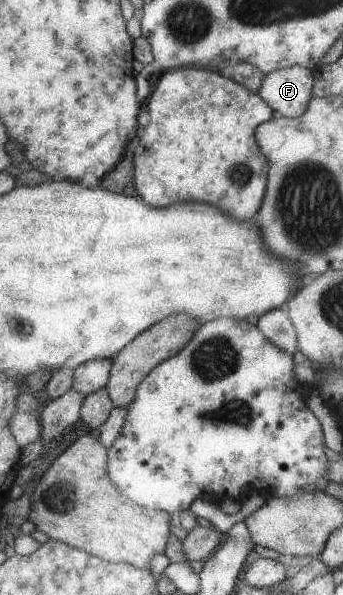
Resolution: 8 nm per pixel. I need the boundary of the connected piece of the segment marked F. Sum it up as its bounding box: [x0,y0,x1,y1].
[258,65,315,117]

